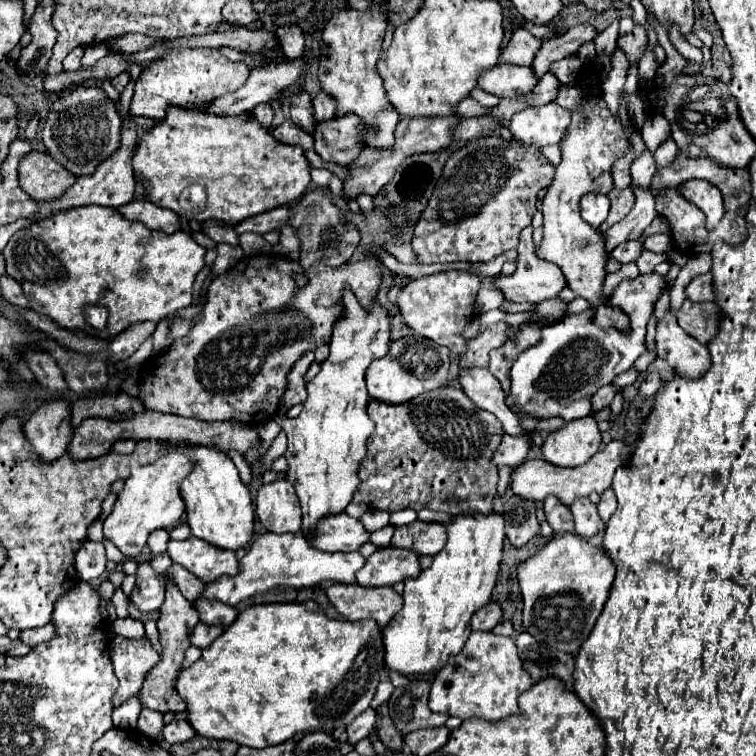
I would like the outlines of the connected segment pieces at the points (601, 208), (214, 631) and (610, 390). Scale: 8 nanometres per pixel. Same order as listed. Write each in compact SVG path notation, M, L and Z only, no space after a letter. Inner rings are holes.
M588 193L582 197L580 207L582 207L582 217L586 219L586 223L590 223L594 229L598 229L600 223L604 223L604 219L608 217L610 199L602 193Z
M198 623L190 635L190 643L198 649L208 647L224 629L222 627L214 627L214 625L206 625L206 623Z
M616 385L600 387L600 391L596 391L596 395L592 397L592 407L594 407L594 411L600 411L600 409L608 407L608 405L612 403L616 391L620 391L620 387L616 387Z

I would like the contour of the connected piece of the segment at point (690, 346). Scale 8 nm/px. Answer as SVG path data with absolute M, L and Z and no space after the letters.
M672 311L656 325L656 347L658 357L662 357L676 375L686 379L702 377L710 367L708 347L688 337L680 327Z

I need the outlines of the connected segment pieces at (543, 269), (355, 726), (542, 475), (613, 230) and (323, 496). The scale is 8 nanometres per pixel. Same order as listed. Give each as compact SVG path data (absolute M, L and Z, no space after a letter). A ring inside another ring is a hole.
M532 227L524 229L520 233L520 245L518 245L518 267L512 275L498 275L494 279L494 289L498 289L506 301L512 303L540 303L544 299L558 297L558 293L566 287L566 279L560 271L560 267L546 263L536 257L534 253L534 243L532 243Z
M368 707L366 713L360 713L348 727L346 727L346 733L348 733L348 743L350 745L356 745L360 739L368 737L368 733L376 727L376 711L372 707Z
M612 441L604 451L598 451L588 463L574 467L574 469L562 469L556 465L550 465L548 461L528 461L522 463L520 467L514 469L512 475L512 491L524 499L544 499L546 495L556 495L562 503L572 505L574 499L580 497L588 497L590 493L598 493L602 495L604 489L610 489L612 485L612 477L616 473L618 467L624 467L630 463L630 455L632 455L632 447L626 445L624 441Z
M632 187L634 195L636 195L636 203L632 207L632 211L620 221L614 223L612 227L608 227L606 233L602 233L604 237L604 247L606 253L612 253L612 249L624 241L630 239L638 239L642 237L644 229L650 225L650 221L656 217L656 209L654 209L654 195L648 189L638 189Z
M350 289L344 291L344 307L346 307L346 317L340 319L334 327L332 339L330 339L330 355L328 359L322 363L320 373L308 383L308 399L304 401L304 409L296 419L286 417L284 413L276 413L272 419L286 431L288 435L288 449L284 453L284 457L288 459L288 473L286 479L294 485L300 505L302 505L302 533L314 535L316 531L316 523L324 517L324 515L338 515L340 511L344 511L348 507L348 503L352 501L352 495L360 483L358 479L358 467L360 461L364 457L364 449L366 449L366 439L368 435L374 431L374 423L366 413L366 405L368 405L368 389L366 389L366 381L364 381L364 373L368 369L368 365L378 359L384 357L388 353L390 347L390 323L388 323L388 311L374 299L372 309L366 311L358 299L354 297L354 293Z

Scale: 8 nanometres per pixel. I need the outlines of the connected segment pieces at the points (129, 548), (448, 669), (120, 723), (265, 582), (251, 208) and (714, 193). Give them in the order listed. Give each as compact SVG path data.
M174 451L150 465L136 467L132 471L132 475L126 479L124 489L116 497L114 509L106 517L103 527L104 537L110 539L124 553L124 557L128 559L138 557L138 553L146 545L150 531L158 527L172 529L178 525L178 521L186 511L184 501L180 499L180 483L192 473L192 467L194 461L188 455Z
M474 631L462 651L452 655L452 659L448 659L448 663L436 673L428 705L432 711L448 713L462 721L472 717L498 721L520 713L518 697L530 687L532 679L524 669L514 639L494 635L492 631Z
M134 695L134 699L128 699L128 703L122 703L120 707L114 709L114 713L112 713L114 727L118 727L118 729L136 729L140 711L142 711L140 697Z
M264 533L260 535L250 551L242 557L240 561L240 571L234 577L220 577L204 587L202 599L208 601L222 601L226 605L238 605L240 601L262 593L266 589L278 587L278 585L288 585L288 587L312 587L314 583L322 581L340 581L340 583L354 583L354 575L360 567L364 567L366 559L352 551L352 553L324 553L316 551L308 541L304 539L302 533L296 535L276 535L276 533Z
M170 107L166 119L138 141L132 167L134 175L144 183L146 193L150 189L150 195L146 195L148 201L200 223L206 219L220 219L228 225L236 225L240 219L260 215L278 205L296 203L312 181L310 163L304 155L304 149L272 139L270 129L258 125L252 113L242 113L238 117L218 117L178 107Z
M696 179L686 181L680 187L680 191L688 201L692 201L694 205L698 205L704 211L704 215L708 219L706 225L712 231L724 215L724 203L722 203L720 191L714 185L710 185L708 181L696 181Z

